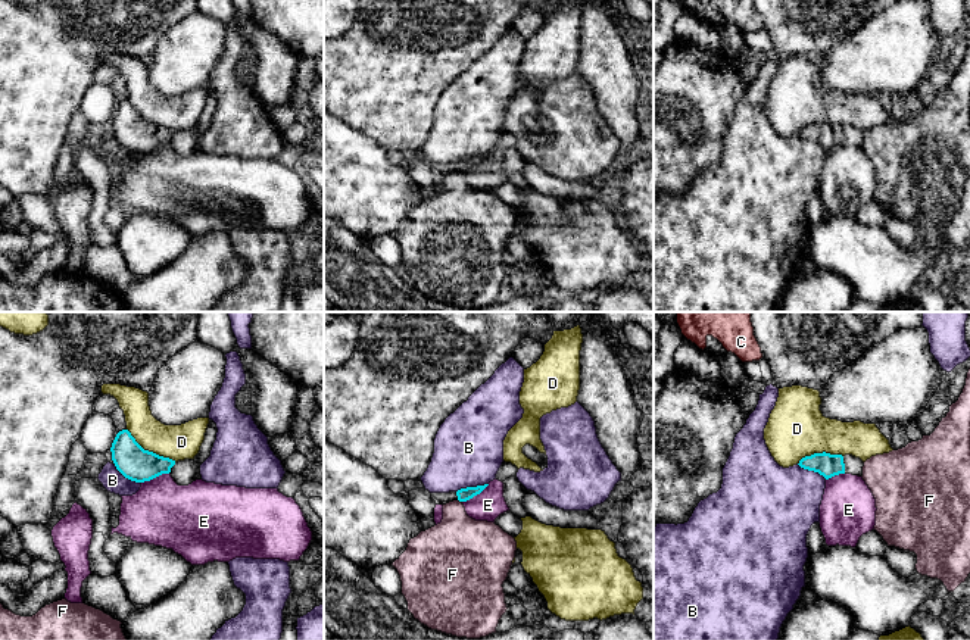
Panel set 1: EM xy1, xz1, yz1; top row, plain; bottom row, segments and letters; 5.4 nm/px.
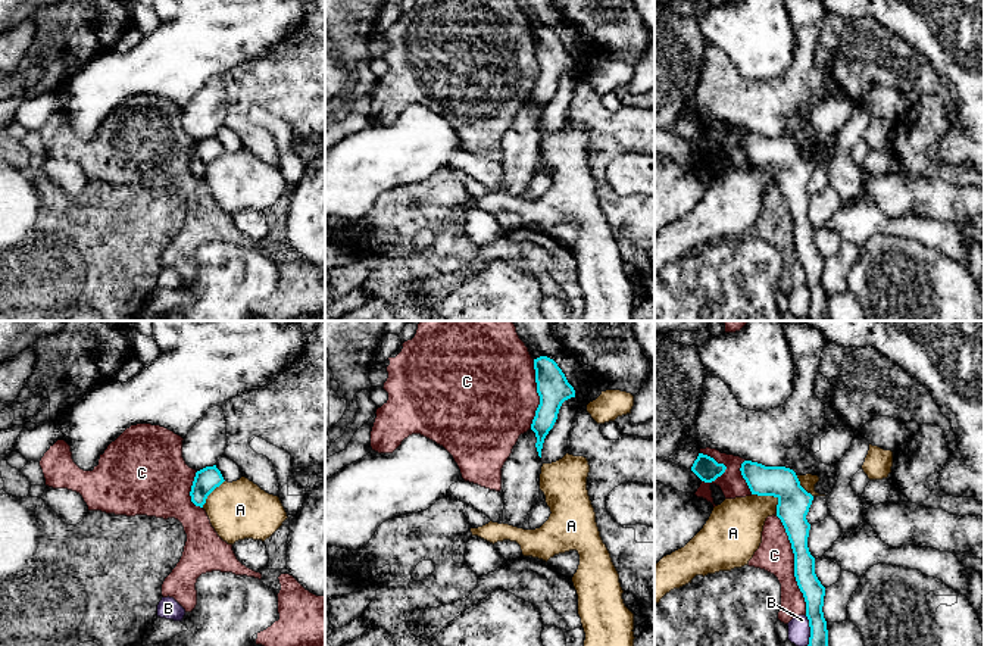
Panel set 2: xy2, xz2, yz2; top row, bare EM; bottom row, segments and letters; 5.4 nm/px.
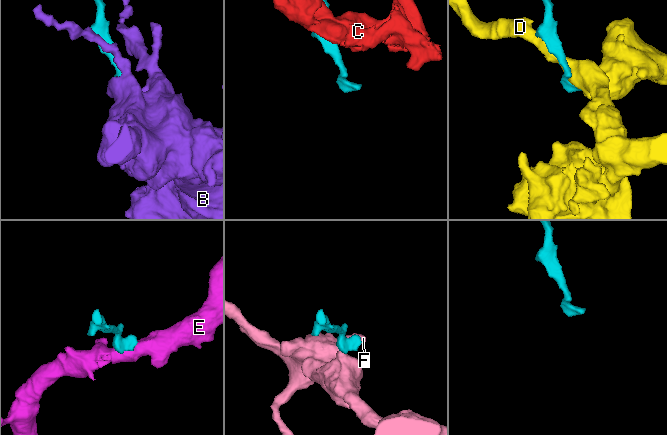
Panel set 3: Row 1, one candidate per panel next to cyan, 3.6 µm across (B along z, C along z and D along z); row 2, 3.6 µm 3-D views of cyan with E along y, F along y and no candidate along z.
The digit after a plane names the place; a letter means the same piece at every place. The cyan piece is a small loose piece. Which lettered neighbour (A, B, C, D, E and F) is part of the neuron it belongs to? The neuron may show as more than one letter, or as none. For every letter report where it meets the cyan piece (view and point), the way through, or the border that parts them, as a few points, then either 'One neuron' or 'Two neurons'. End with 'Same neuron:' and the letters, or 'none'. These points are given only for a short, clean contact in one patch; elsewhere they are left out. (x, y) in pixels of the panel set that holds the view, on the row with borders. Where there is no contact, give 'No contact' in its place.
A: Touches cyan at yz2 (772, 495). Boundary: yz2 (752, 493), (774, 496), (777, 499), (777, 515). Two neurons
B: Touches cyan at xz1 (471, 487). Two neurons
C: Touches cyan at yz2 (794, 565). Two neurons
D: Touches cyan at xy1 (150, 452). Two neurons
E: Touches cyan at xy1 (155, 477). Boundary: xy1 (168, 473), (142, 483). Two neurons
F: Touches cyan at xz1 (459, 500). Boundary: xz1 (458, 499), (461, 502). Two neurons
Same neuron: none

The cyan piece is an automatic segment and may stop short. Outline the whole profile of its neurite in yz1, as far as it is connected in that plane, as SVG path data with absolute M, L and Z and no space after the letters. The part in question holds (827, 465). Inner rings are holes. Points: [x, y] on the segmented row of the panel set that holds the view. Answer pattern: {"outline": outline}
{"outline": "M814 453L805 456L798 463L801 468L818 472L826 480L839 474L863 475L864 462L852 455L830 455L830 453Z"}

